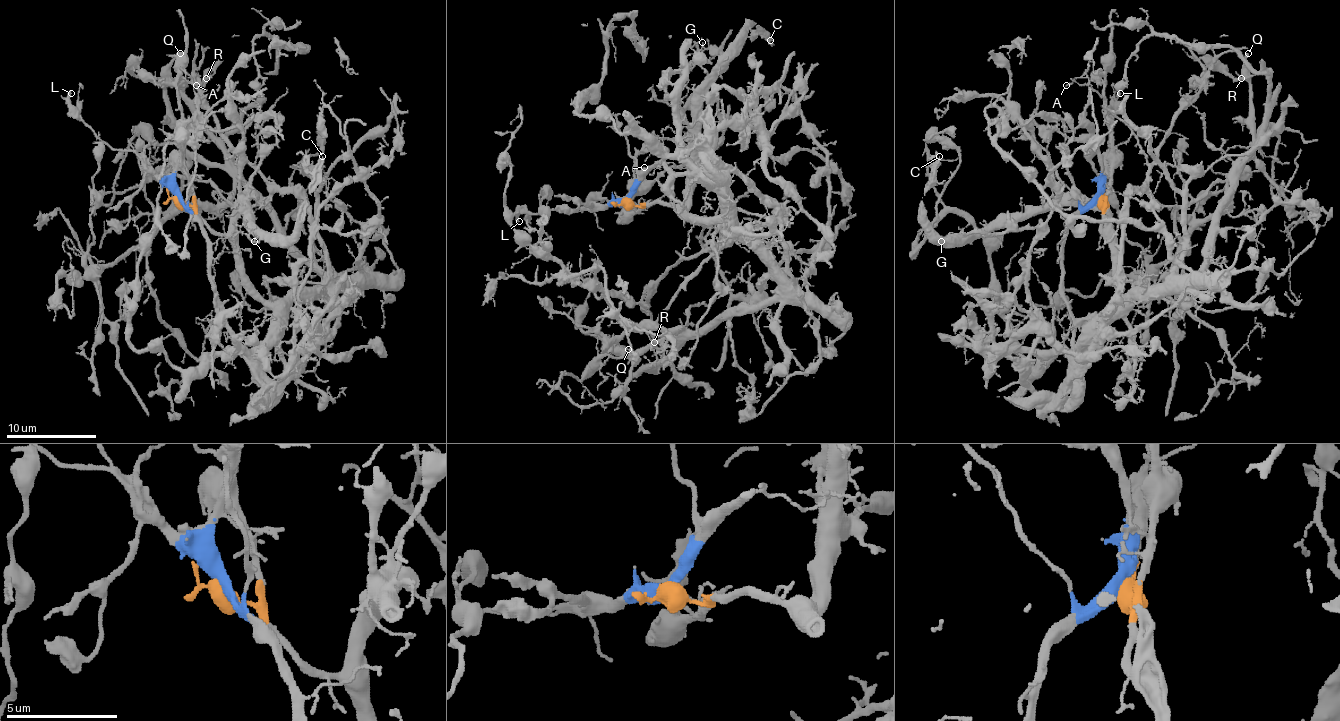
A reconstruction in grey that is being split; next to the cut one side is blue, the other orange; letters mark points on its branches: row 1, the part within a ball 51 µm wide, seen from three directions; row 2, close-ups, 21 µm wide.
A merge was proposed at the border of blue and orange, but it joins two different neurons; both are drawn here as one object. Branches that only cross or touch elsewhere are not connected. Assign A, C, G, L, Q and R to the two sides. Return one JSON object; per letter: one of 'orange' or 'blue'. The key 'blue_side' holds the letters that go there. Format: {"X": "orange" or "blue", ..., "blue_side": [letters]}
{"A": "blue", "C": "orange", "G": "orange", "L": "blue", "Q": "orange", "R": "orange", "blue_side": ["A", "L"]}

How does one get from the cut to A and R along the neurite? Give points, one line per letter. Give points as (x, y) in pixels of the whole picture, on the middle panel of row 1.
A: (626, 198), (626, 202), (644, 187), (640, 189), (631, 177), (644, 166)
R: (626, 198), (721, 220), (769, 268), (778, 291), (642, 368), (653, 368), (662, 356), (653, 343)

